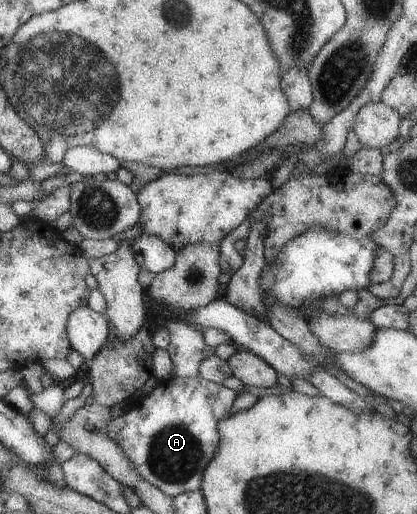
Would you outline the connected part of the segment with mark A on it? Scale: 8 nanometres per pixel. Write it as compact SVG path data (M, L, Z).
M174 377L157 382L156 387L133 406L106 424L106 437L120 447L132 463L136 475L168 497L196 491L202 473L218 444L218 421L232 415L236 392L220 384L196 377Z

